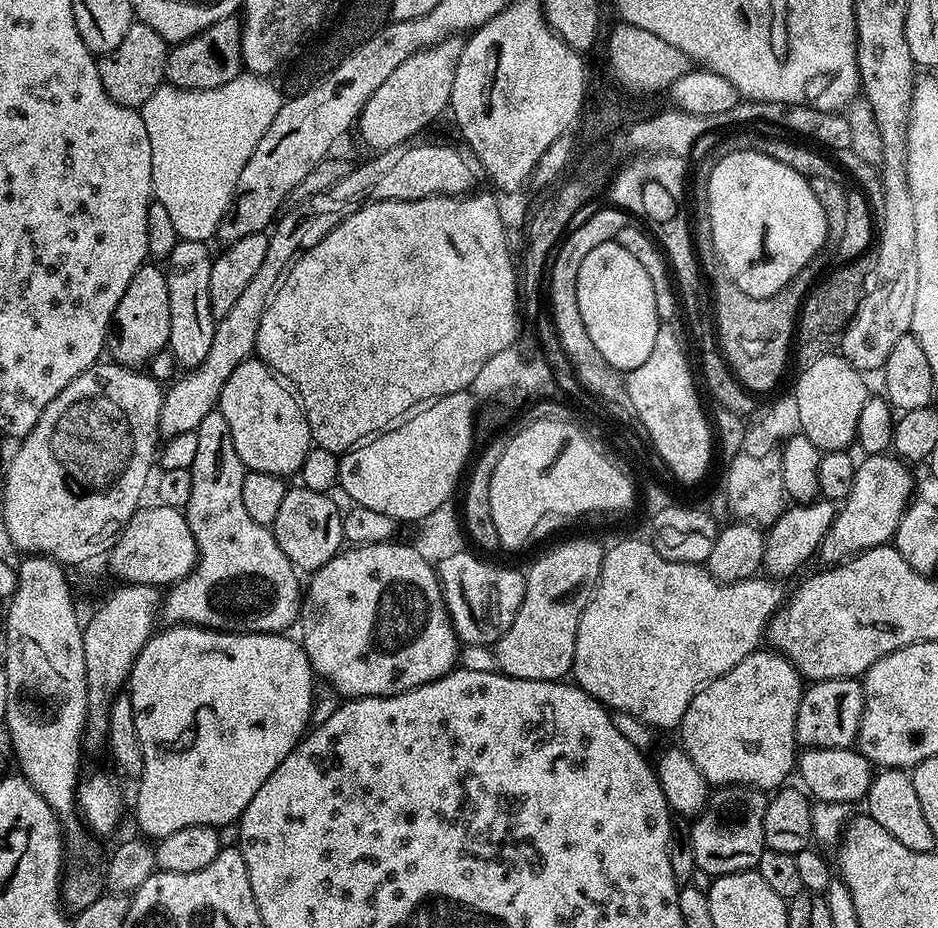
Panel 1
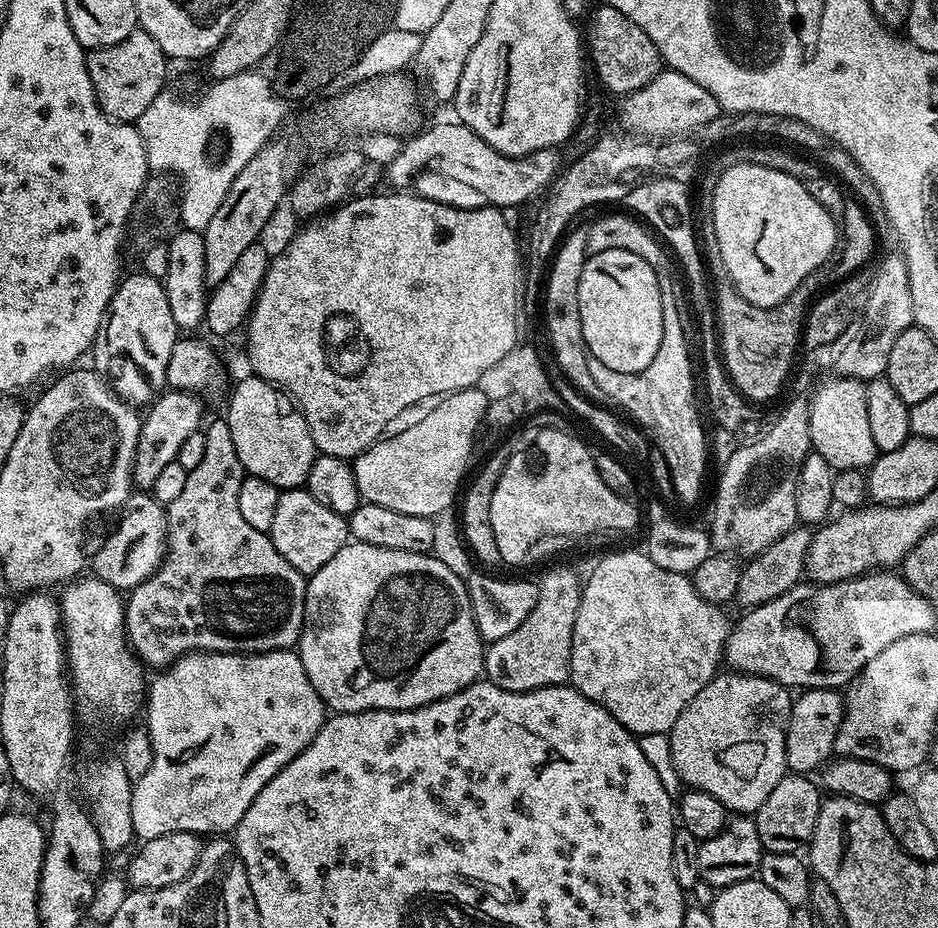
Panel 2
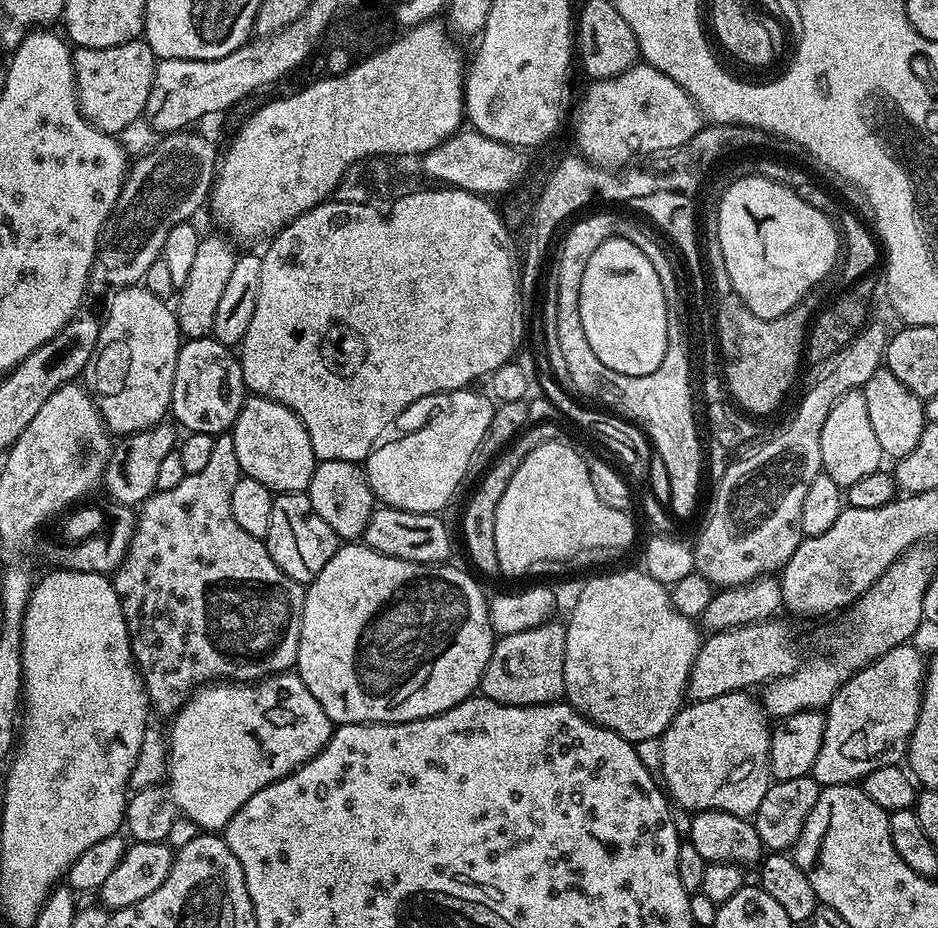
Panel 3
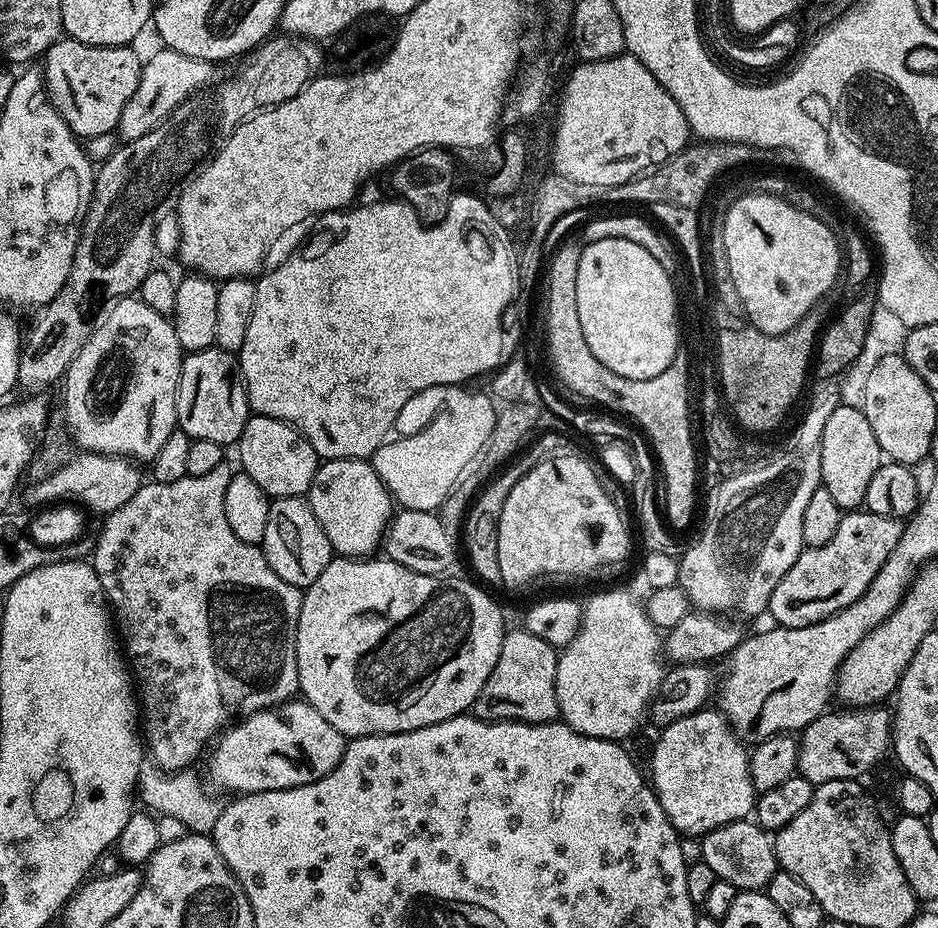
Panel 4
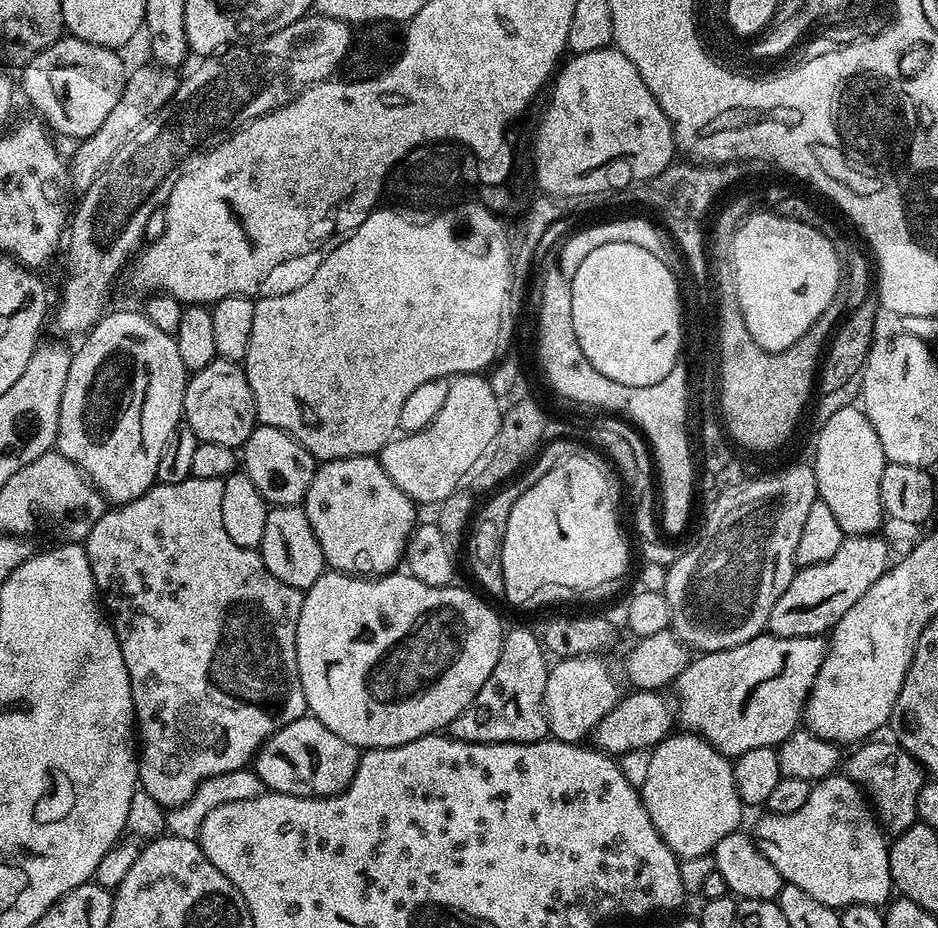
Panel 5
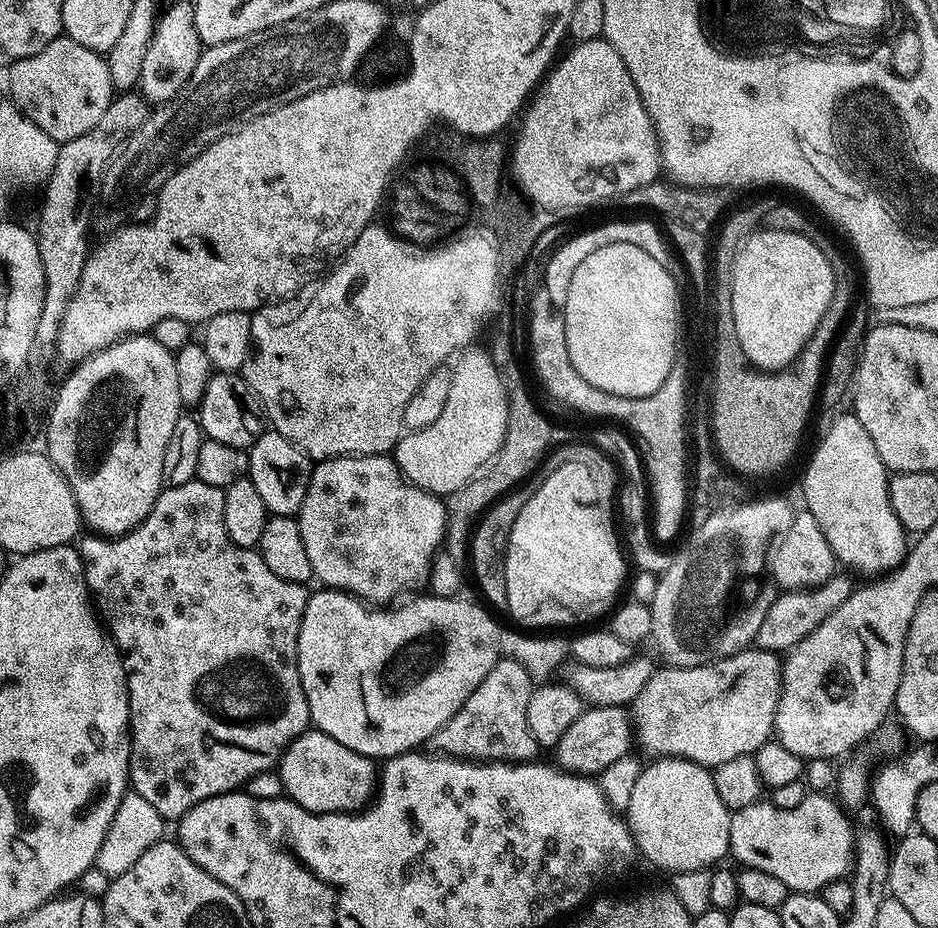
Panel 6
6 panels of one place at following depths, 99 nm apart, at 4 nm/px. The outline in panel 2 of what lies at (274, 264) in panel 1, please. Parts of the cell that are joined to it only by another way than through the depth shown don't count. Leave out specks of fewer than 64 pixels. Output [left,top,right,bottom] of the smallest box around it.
[132,390,204,490]

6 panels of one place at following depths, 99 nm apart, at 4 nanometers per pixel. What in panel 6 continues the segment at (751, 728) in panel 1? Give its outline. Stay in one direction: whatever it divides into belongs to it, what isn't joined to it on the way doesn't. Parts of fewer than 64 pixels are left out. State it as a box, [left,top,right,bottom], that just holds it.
[626,756,732,874]

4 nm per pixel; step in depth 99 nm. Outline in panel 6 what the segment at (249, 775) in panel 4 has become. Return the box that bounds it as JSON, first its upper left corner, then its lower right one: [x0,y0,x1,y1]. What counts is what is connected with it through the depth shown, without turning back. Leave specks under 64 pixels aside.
[278,730,378,812]

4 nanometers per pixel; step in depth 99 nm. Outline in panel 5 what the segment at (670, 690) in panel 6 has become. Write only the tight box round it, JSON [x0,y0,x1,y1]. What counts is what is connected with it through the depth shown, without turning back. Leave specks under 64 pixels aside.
[674,634,826,758]

